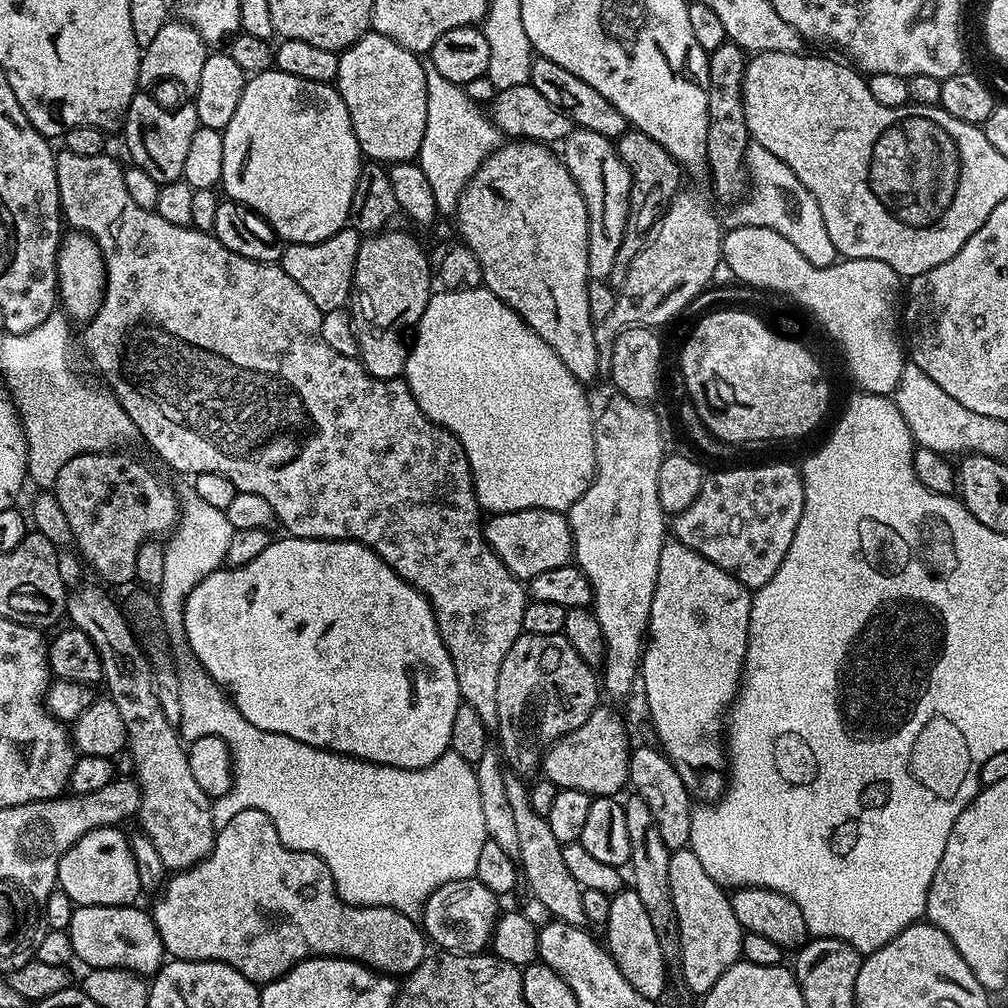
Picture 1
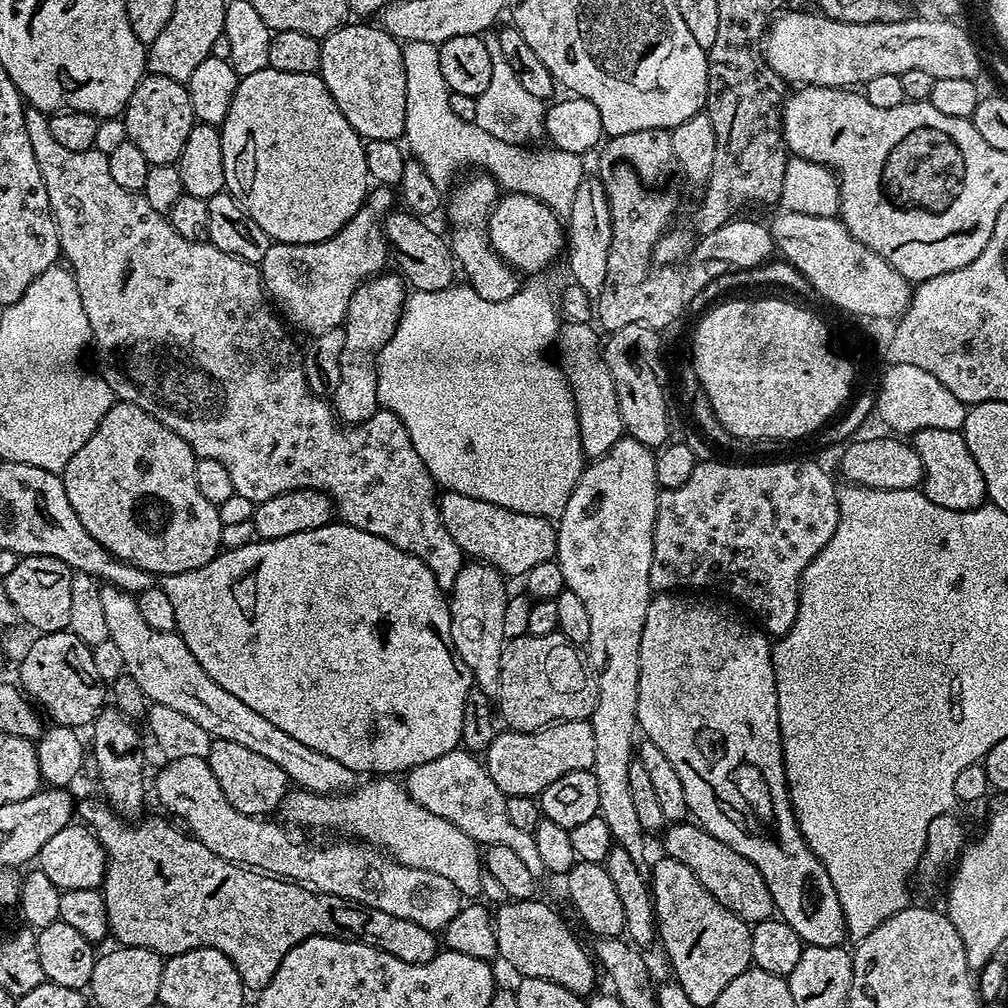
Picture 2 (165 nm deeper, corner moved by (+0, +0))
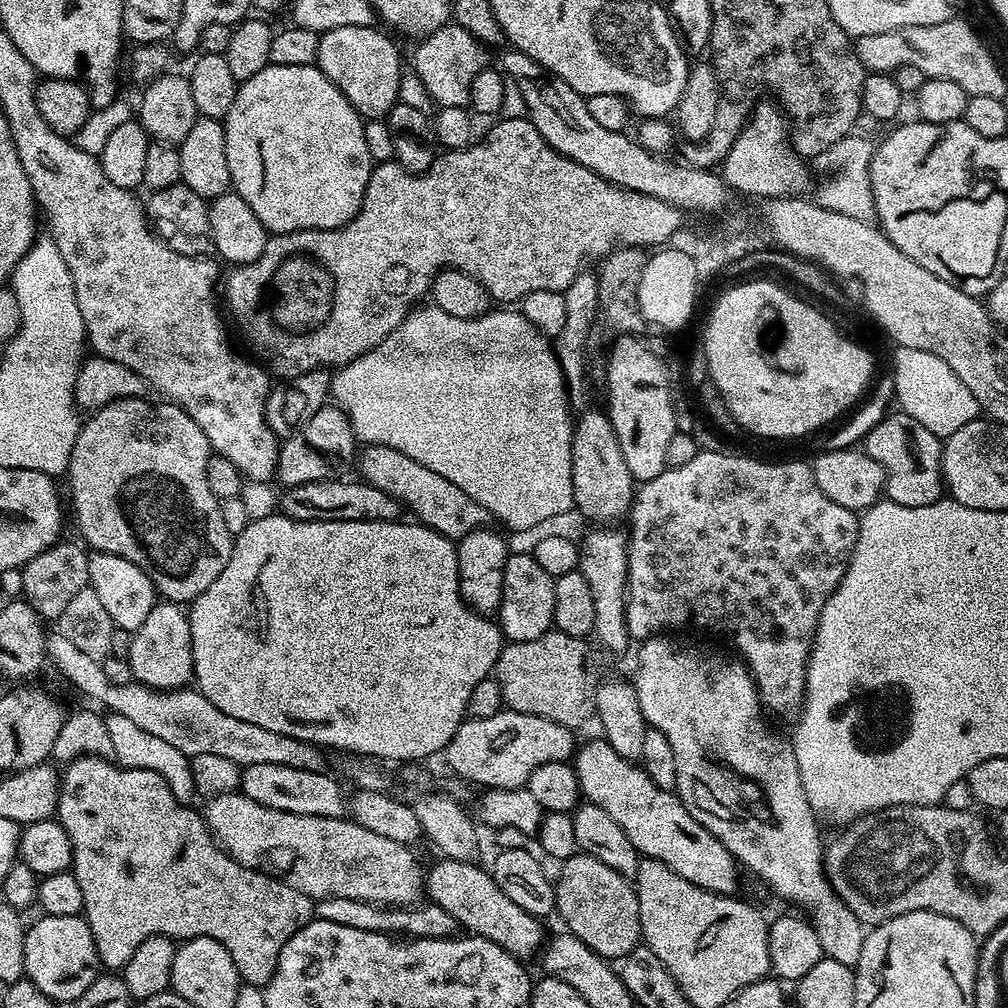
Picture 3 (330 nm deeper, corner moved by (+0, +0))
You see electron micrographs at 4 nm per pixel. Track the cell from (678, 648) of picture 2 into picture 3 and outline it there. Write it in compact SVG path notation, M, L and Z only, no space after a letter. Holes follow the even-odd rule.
M653 634L637 647L640 649L636 652L636 678L634 678L634 685L636 687L638 705L642 708L646 724L657 728L657 730L664 734L666 742L670 742L670 750L674 750L676 792L681 802L688 807L690 814L698 823L706 826L706 830L710 830L710 834L714 834L714 838L718 838L718 842L722 842L722 846L726 846L726 850L730 850L730 854L736 860L737 865L743 866L745 869L748 867L762 883L769 884L772 887L774 895L781 896L782 899L789 900L790 903L797 904L801 908L799 911L805 917L810 918L812 929L818 934L818 942L822 946L824 956L827 959L834 962L842 962L849 966L856 965L858 954L862 954L866 928L865 925L861 924L860 919L844 905L840 900L840 895L832 889L832 884L828 881L826 848L825 845L820 845L820 828L816 825L818 817L813 812L810 802L806 798L806 790L802 786L802 778L798 774L798 762L792 749L791 739L787 735L779 736L768 725L767 718L769 719L769 717L766 715L764 701L760 699L760 692L756 689L756 680L752 677L752 672L748 669L748 665L744 663L743 659L737 658L735 655L732 655L733 657L704 656L702 649L687 648L686 645L679 644L678 641L671 640L668 636L671 635Z

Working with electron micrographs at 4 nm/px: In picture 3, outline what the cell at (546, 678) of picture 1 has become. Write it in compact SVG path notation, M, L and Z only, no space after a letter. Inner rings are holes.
M550 630L533 640L505 643L496 659L494 679L502 692L504 708L527 716L550 718L573 730L595 717L598 680L588 669L588 648L579 636Z

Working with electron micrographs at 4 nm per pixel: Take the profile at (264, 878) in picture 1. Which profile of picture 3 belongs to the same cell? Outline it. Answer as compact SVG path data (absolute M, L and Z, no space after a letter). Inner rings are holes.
M88 758L83 762L72 762L63 769L62 783L60 785L60 800L57 802L55 815L60 825L68 832L72 840L72 867L70 869L75 876L78 886L82 886L82 900L84 911L82 913L90 926L90 934L94 938L96 958L105 969L120 970L124 963L142 946L144 940L151 936L170 936L173 941L183 942L193 940L196 936L209 936L222 946L234 958L234 966L238 970L241 981L245 984L263 986L270 982L274 970L278 966L278 958L282 954L282 946L299 928L305 928L314 918L314 901L306 894L302 894L294 886L285 884L283 880L277 880L275 876L267 876L265 872L255 872L252 868L243 868L237 860L231 860L226 853L221 852L209 835L205 821L199 811L191 812L191 807L185 806L172 796L171 790L162 777L142 769L128 769L121 766L113 766L107 759Z

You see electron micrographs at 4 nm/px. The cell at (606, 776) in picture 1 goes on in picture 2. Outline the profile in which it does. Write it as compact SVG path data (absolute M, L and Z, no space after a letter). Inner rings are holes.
M561 720L537 732L497 731L490 742L486 753L486 767L490 778L494 778L494 786L502 790L505 796L524 795L539 797L550 782L562 778L562 774L570 774L570 770L589 770L594 762L594 730L588 720Z

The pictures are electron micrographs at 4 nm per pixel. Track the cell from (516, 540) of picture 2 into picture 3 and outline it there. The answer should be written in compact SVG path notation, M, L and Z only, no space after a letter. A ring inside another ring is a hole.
M368 446L363 449L364 457L360 460L360 472L365 481L384 492L391 493L401 505L404 504L413 512L415 519L433 528L447 540L458 542L466 534L485 527L489 523L488 511L474 498L462 494L454 482L446 482L442 474L434 474L434 470L426 470L418 462L414 462L406 454L393 448Z

